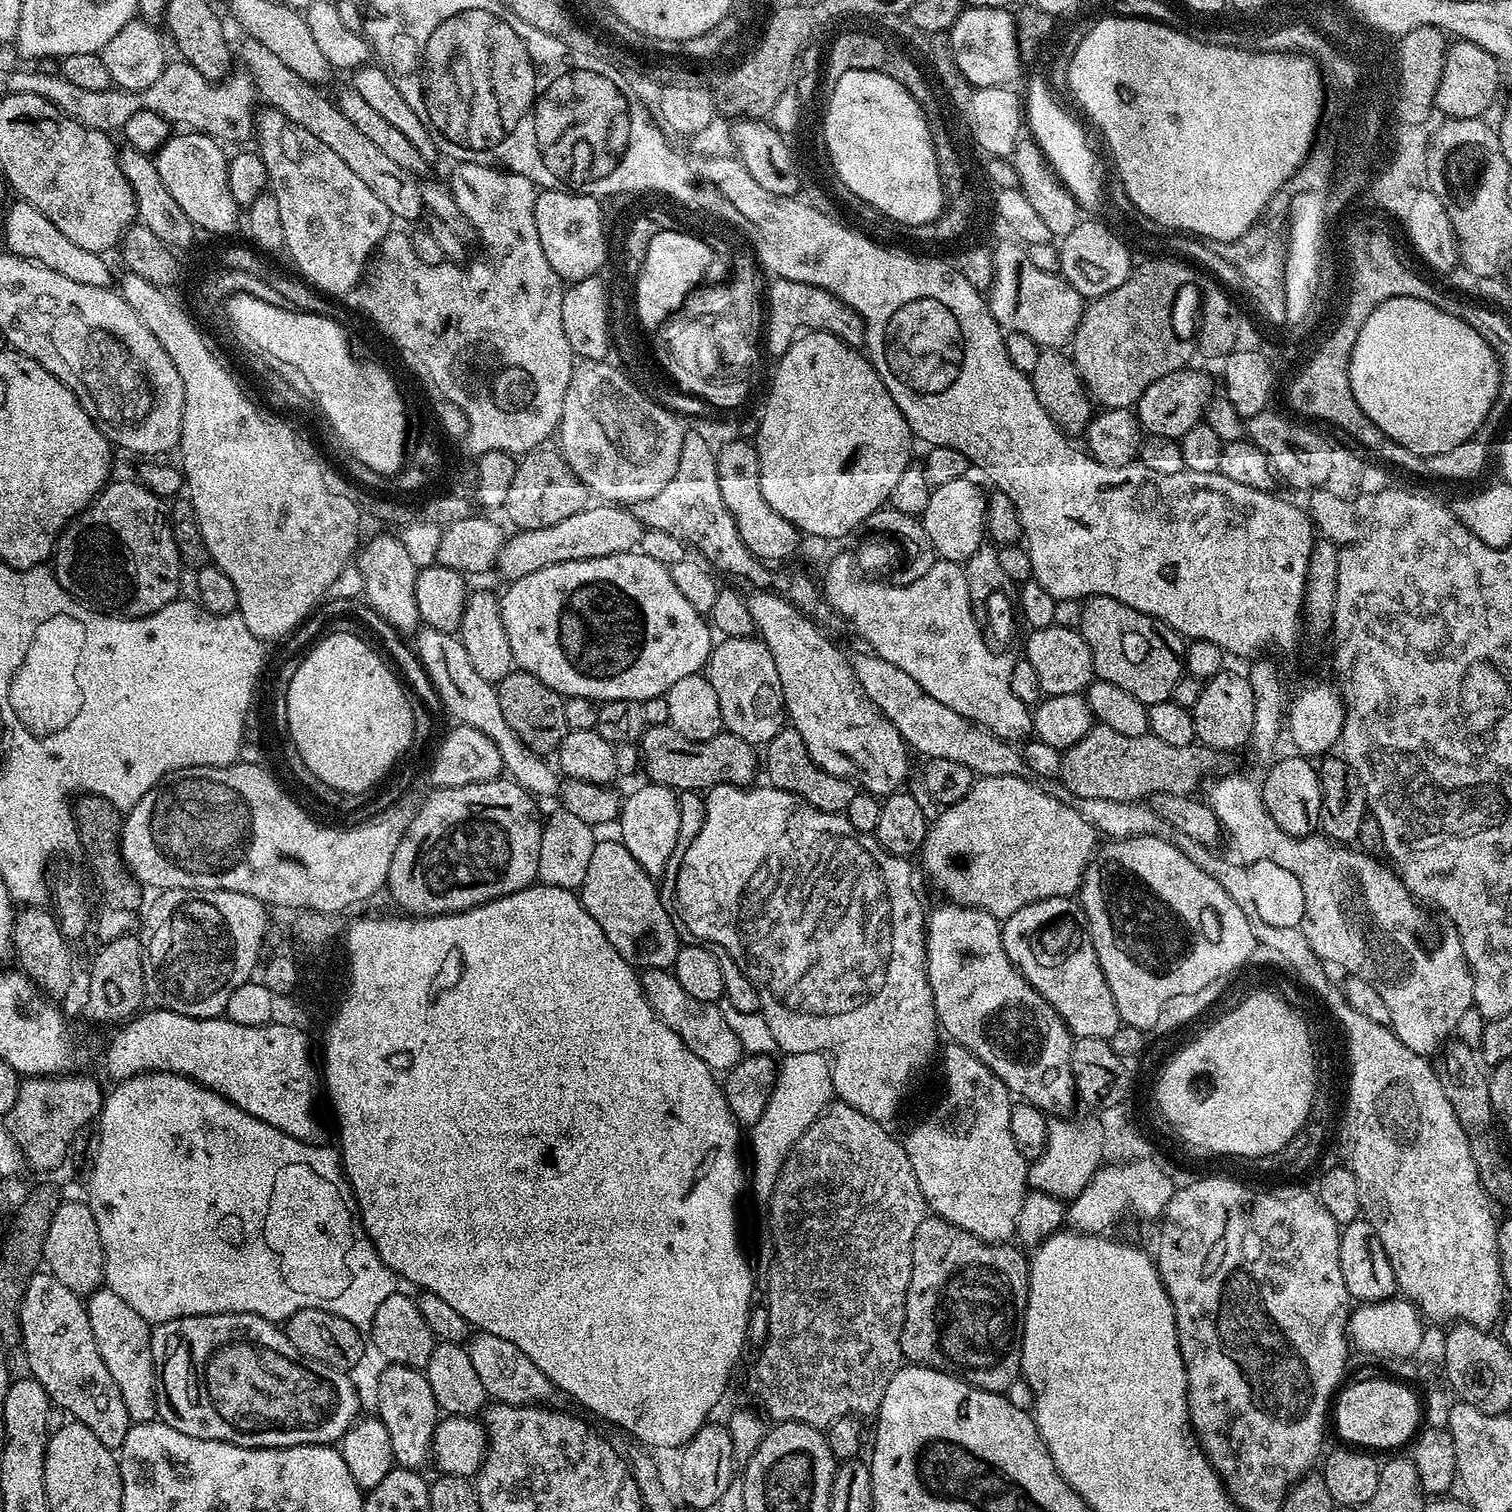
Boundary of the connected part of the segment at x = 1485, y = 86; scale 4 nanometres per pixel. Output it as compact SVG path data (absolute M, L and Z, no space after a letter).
M1453 39L1448 45L1448 53L1442 66L1442 78L1438 82L1436 91L1435 111L1445 112L1443 115L1451 119L1474 119L1483 117L1488 107L1496 100L1496 95L1500 92L1500 68L1501 61L1492 56L1482 46L1476 46L1474 42Z

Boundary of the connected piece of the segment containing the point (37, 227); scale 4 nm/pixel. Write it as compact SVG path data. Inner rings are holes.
M17 199L16 204L8 208L4 216L4 244L3 247L11 252L13 256L21 256L27 260L33 260L35 264L46 266L50 270L58 270L66 278L74 278L74 282L86 282L94 286L109 287L108 264L103 255L90 250L82 250L75 242L70 242L42 210L34 210L25 200Z

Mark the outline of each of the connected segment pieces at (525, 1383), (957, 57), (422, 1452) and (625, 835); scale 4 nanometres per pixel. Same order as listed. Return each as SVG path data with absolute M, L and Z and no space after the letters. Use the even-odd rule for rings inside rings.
M488 1332L475 1333L469 1342L466 1349L470 1356L470 1362L472 1362L474 1371L482 1382L489 1399L501 1404L527 1407L549 1403L551 1401L549 1399L556 1394L556 1389L550 1380L542 1374L542 1370L535 1366L534 1362L526 1357L526 1354L522 1354L514 1343Z
M965 7L947 33L952 60L973 89L1008 86L1019 74L1022 47L1017 40L1017 17L1009 9Z
M388 1364L378 1382L374 1408L390 1434L393 1461L402 1468L423 1469L432 1454L432 1435L438 1423L438 1407L425 1373L419 1368Z
M644 782L641 788L633 790L629 796L623 797L620 805L620 819L618 827L618 839L621 844L634 854L634 862L646 870L646 874L653 878L660 878L664 872L664 867L673 860L678 852L680 835L678 834L678 802L679 795L673 789ZM677 848L677 852L676 852Z

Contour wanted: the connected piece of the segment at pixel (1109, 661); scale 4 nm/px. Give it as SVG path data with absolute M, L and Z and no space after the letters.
M1089 596L1082 603L1082 622L1078 631L1082 634L1082 638L1086 638L1086 646L1090 646L1095 679L1105 680L1113 686L1127 690L1143 704L1157 704L1163 700L1171 700L1174 686L1182 675L1182 656L1179 651L1175 652L1168 645L1168 640L1164 637L1165 629L1155 616L1148 616L1145 612L1134 610L1118 602L1118 598Z

